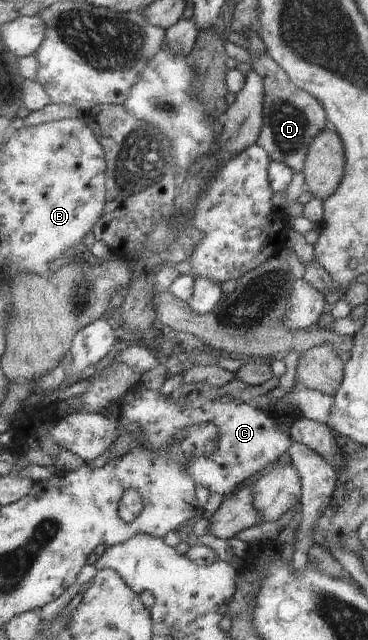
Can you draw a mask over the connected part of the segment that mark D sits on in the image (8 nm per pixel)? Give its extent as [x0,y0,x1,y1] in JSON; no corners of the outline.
[250,50,331,173]

